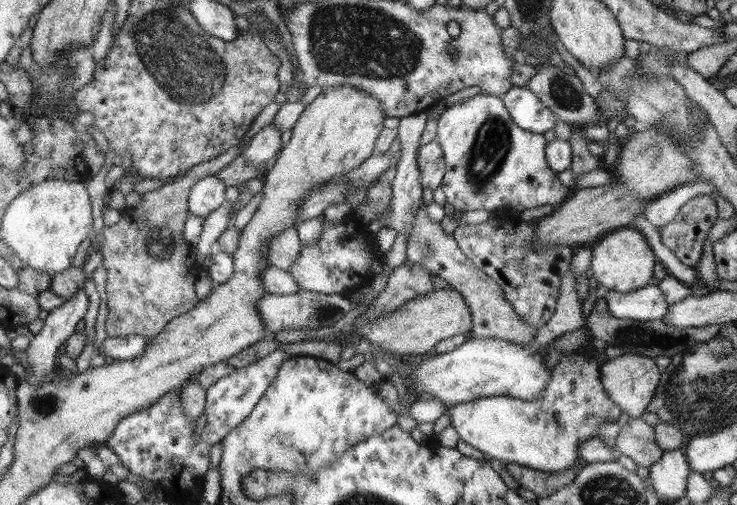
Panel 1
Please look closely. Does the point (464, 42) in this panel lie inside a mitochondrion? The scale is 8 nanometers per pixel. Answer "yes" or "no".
no

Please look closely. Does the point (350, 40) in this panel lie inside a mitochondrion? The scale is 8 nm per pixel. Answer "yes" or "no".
yes

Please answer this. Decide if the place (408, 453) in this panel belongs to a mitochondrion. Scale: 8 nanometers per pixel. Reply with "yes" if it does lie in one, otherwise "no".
no

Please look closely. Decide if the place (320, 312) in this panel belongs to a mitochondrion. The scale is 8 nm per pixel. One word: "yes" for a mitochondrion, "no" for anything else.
yes

